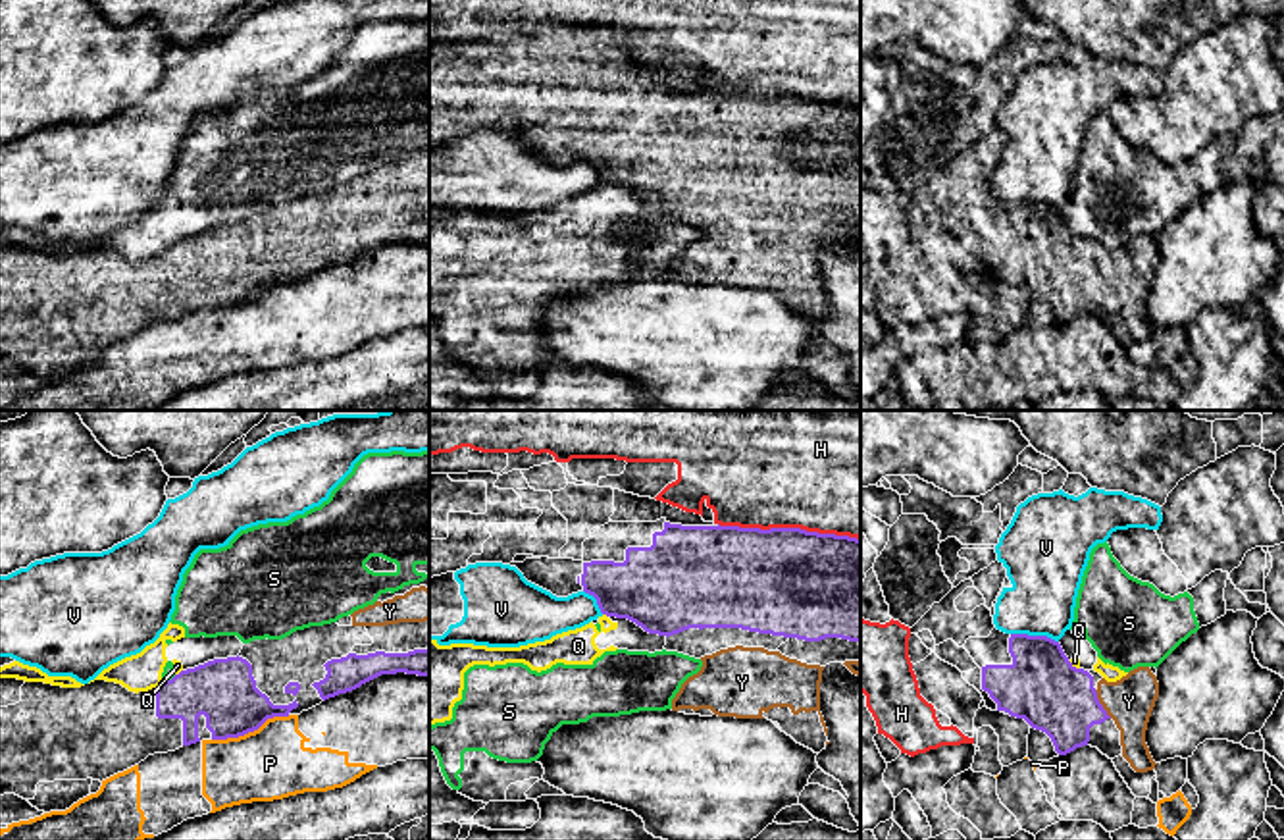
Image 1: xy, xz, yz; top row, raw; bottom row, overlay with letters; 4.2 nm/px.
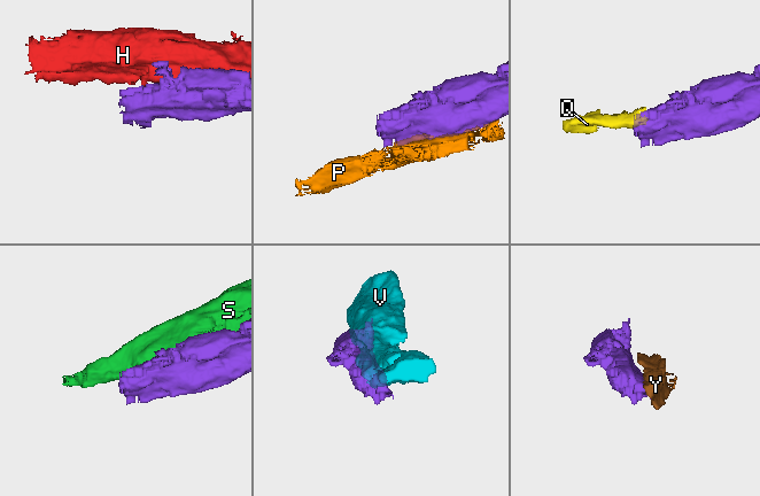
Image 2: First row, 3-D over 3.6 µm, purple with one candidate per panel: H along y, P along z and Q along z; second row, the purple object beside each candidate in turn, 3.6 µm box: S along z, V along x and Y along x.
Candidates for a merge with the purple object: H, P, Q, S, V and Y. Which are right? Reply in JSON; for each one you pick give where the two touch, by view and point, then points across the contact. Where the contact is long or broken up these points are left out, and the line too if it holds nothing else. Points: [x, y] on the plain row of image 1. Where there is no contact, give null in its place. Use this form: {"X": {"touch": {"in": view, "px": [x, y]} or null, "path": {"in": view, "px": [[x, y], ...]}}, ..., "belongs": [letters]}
{"Y": {"touch": {"in": "yz", "px": [1100, 272]}, "path": {"in": "yz", "px": [[1044, 257], [1063, 272], [1100, 272], [1129, 270]]}}, "belongs": ["Y"]}

